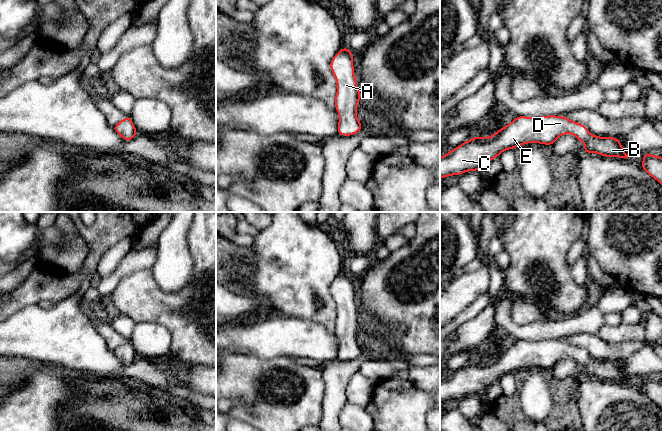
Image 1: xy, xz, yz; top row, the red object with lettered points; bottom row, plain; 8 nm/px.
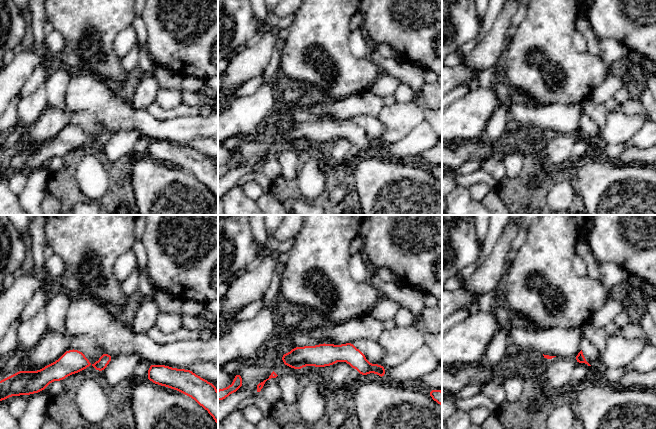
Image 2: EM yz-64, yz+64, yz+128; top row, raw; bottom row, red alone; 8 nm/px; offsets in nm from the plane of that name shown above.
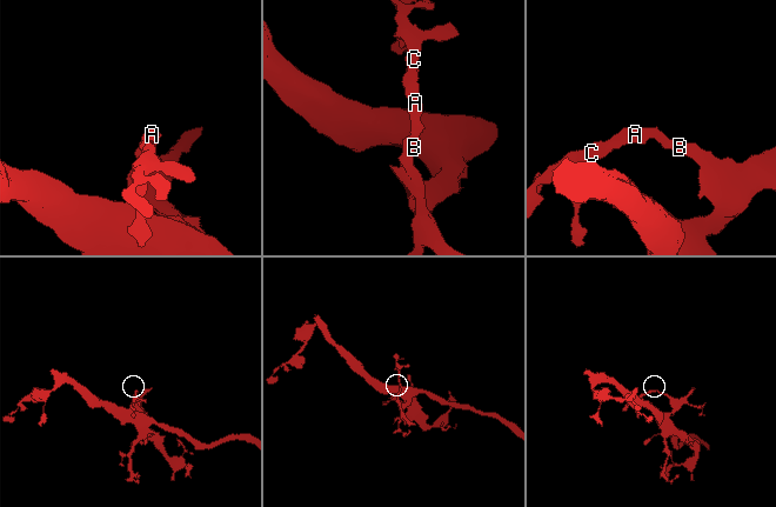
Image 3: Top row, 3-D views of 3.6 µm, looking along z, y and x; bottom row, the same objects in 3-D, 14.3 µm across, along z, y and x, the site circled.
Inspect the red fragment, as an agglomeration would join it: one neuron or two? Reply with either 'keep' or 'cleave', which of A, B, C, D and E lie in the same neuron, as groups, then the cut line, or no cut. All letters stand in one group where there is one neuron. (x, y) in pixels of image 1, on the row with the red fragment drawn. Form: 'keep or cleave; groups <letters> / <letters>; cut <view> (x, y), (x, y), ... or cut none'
keep; groups A B C D E; cut none

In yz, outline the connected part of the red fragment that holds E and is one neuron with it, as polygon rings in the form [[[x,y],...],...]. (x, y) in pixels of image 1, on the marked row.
[[[549,115],[549,116],[542,116],[542,117],[526,117],[526,116],[517,116],[512,122],[510,122],[507,126],[502,127],[496,133],[492,134],[489,137],[480,137],[474,136],[472,139],[465,141],[458,147],[450,150],[447,154],[440,157],[440,178],[449,177],[451,175],[456,175],[457,177],[460,176],[464,172],[468,171],[479,171],[480,169],[485,168],[485,166],[494,158],[498,157],[503,151],[509,149],[515,149],[520,145],[525,145],[528,143],[539,143],[544,145],[553,145],[557,138],[564,134],[572,134],[574,135],[577,140],[581,140],[584,143],[584,150],[583,152],[586,153],[596,153],[601,156],[605,157],[618,157],[618,158],[626,158],[628,159],[628,155],[631,153],[626,154],[620,139],[615,137],[600,137],[591,134],[587,127],[583,124],[578,122],[572,121],[569,118],[564,116],[556,116],[556,115]]]

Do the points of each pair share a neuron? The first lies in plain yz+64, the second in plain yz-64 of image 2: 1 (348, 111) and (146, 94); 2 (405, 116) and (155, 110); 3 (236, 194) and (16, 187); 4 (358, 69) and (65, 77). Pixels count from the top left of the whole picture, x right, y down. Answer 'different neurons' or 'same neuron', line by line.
1: same neuron
2: same neuron
3: different neurons
4: different neurons

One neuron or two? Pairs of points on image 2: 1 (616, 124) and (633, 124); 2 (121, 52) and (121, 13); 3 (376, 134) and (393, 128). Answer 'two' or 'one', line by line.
1: one
2: two
3: two

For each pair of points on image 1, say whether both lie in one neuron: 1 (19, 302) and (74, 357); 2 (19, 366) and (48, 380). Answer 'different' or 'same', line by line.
1: different
2: different

